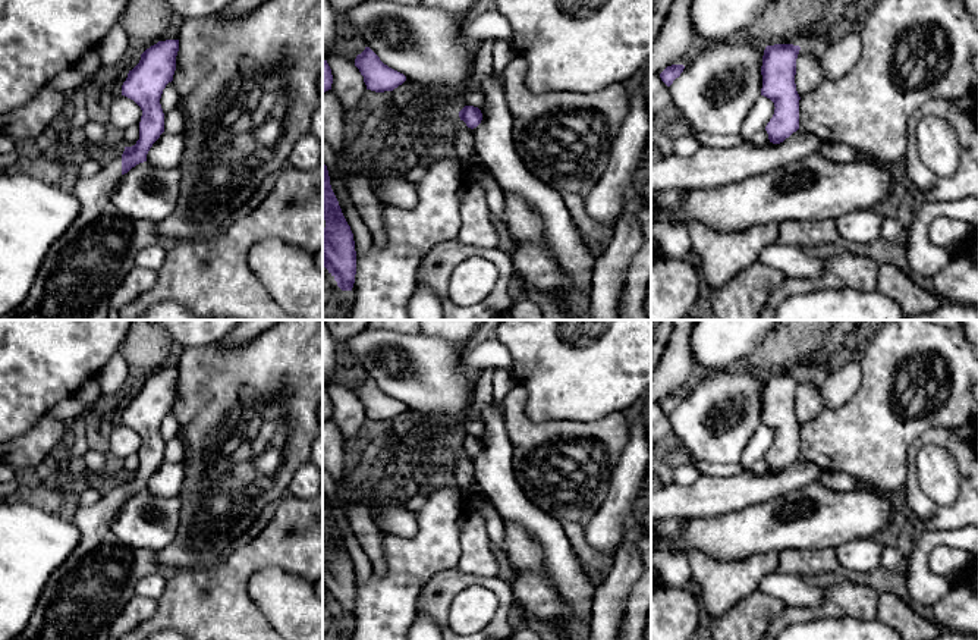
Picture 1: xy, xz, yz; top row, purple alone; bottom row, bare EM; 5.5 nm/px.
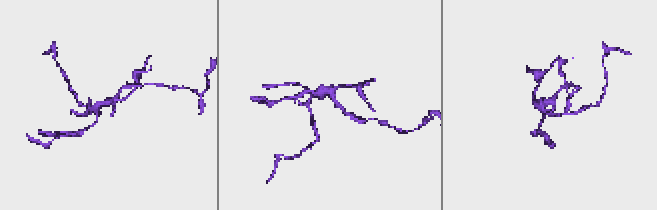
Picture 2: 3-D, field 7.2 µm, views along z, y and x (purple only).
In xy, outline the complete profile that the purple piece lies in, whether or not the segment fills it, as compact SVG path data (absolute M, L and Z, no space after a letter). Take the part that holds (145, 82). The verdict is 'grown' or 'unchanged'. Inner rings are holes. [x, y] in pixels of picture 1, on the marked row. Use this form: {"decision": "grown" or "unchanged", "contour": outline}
{"decision": "grown", "contour": "M179 40L158 41L141 54L139 63L129 70L122 95L133 100L142 110L139 139L110 164L89 178L79 178L73 195L81 211L70 228L50 247L32 286L21 305L0 320L109 320L110 299L128 273L135 267L138 254L161 242L157 223L122 214L111 203L119 179L132 167L147 161L152 144L164 132L164 113L160 104L163 90L173 81Z"}

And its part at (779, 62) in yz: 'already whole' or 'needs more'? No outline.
already whole

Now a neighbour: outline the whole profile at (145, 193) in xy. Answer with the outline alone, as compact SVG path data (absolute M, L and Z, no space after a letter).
M144 161L122 175L111 203L130 219L160 223L177 206L180 181L179 167L161 169Z

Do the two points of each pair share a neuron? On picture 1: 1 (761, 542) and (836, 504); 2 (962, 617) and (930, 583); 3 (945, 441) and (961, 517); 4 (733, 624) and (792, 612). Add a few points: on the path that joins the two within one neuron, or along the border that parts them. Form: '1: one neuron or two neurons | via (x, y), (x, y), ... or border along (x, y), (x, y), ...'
1: one neuron | via (780, 527), (817, 517)
2: two neurons | border along (950, 584), (946, 595), (933, 608)
3: one neuron | via (962, 457), (962, 498)
4: two neurons | border along (785, 605), (767, 624)

